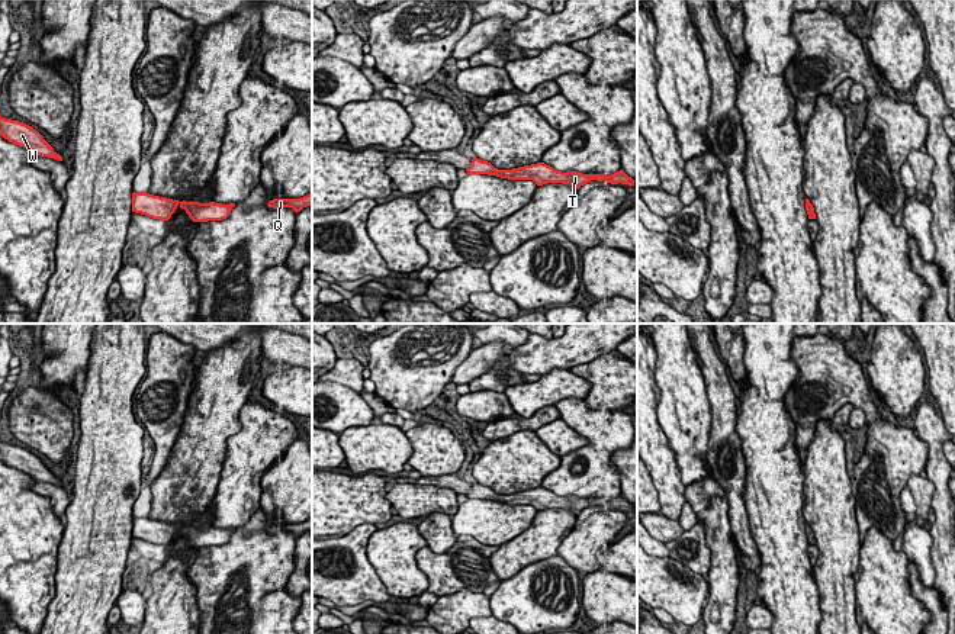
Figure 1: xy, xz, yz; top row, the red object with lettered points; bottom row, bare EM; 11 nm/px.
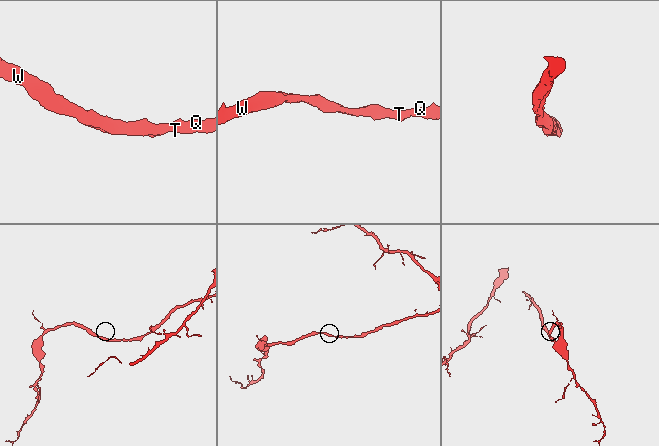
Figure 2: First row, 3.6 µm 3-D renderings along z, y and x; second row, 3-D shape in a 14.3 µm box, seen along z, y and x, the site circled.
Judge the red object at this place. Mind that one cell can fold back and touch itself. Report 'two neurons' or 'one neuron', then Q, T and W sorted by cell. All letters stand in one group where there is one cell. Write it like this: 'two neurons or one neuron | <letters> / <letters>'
one neuron | Q T W

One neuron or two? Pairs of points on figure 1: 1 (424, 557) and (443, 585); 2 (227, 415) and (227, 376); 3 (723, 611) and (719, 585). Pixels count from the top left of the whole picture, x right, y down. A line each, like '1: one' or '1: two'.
1: one
2: one
3: one

